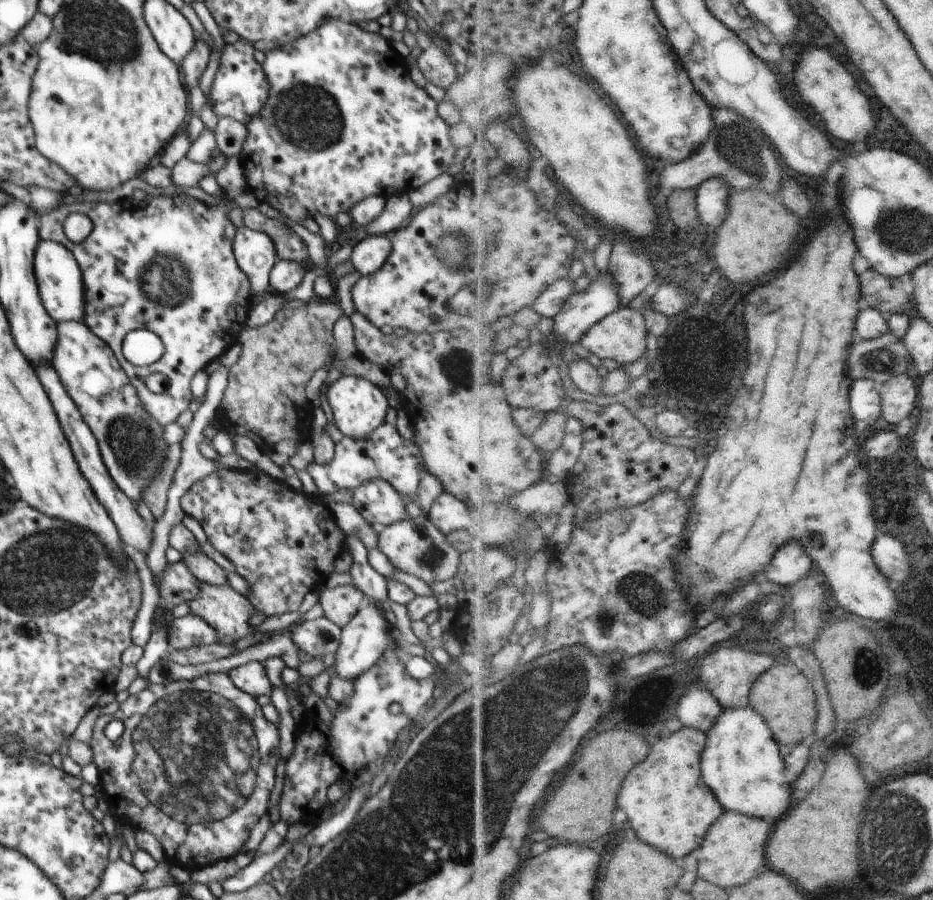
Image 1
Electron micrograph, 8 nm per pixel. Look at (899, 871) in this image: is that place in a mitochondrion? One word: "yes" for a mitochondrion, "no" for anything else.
yes

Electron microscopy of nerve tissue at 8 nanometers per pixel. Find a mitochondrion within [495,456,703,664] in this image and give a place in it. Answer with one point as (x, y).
(635, 593)

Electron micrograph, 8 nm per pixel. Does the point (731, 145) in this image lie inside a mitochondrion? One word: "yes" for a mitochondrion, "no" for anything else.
yes

